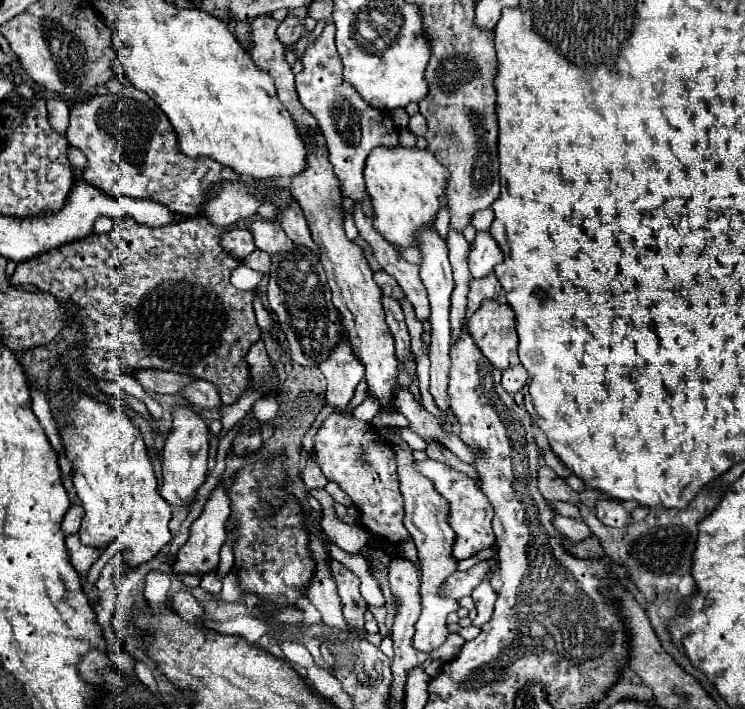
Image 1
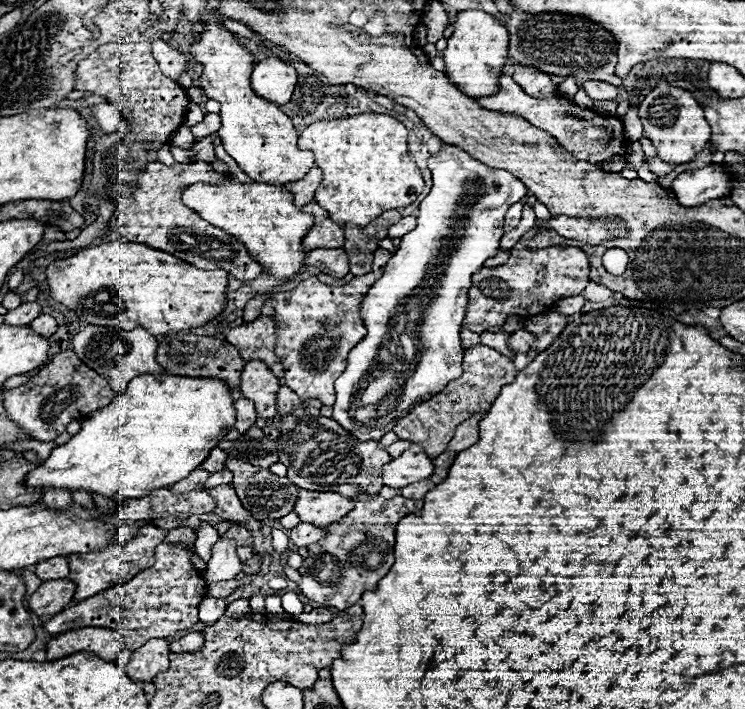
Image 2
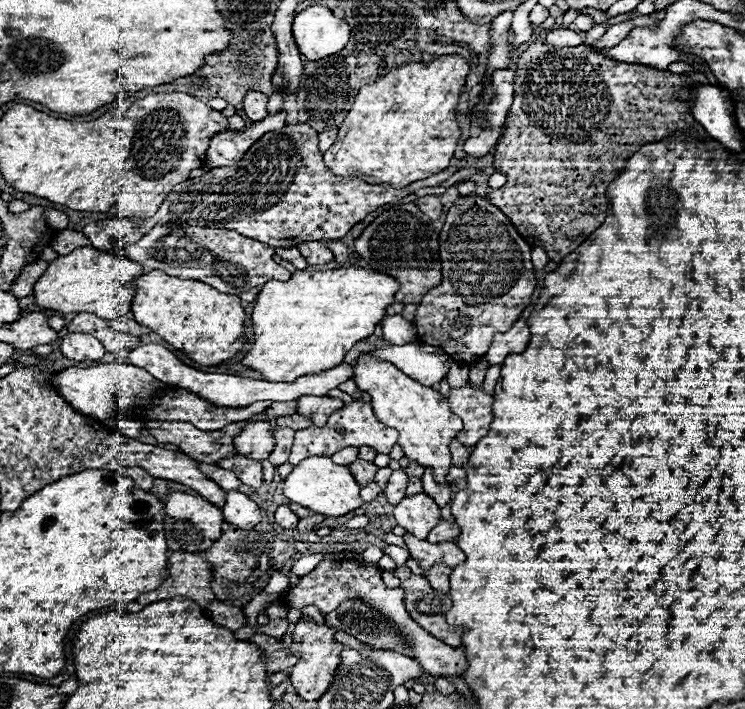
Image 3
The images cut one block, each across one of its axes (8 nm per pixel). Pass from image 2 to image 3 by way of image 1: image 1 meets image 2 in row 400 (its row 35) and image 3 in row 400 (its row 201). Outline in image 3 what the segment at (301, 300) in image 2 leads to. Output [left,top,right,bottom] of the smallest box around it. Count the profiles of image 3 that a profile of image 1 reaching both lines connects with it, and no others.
[288,400,398,466]

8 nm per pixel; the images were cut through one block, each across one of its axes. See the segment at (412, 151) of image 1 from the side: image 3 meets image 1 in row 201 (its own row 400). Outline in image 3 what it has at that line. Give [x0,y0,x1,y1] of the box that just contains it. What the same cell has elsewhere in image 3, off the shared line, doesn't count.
[354,354,462,482]

